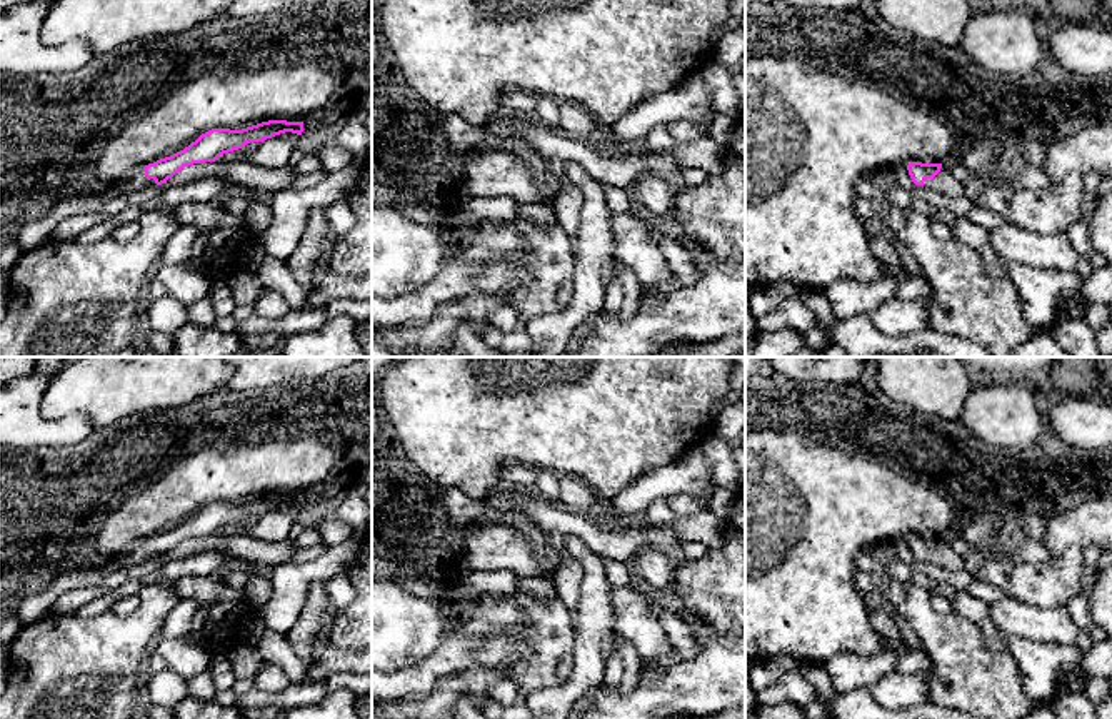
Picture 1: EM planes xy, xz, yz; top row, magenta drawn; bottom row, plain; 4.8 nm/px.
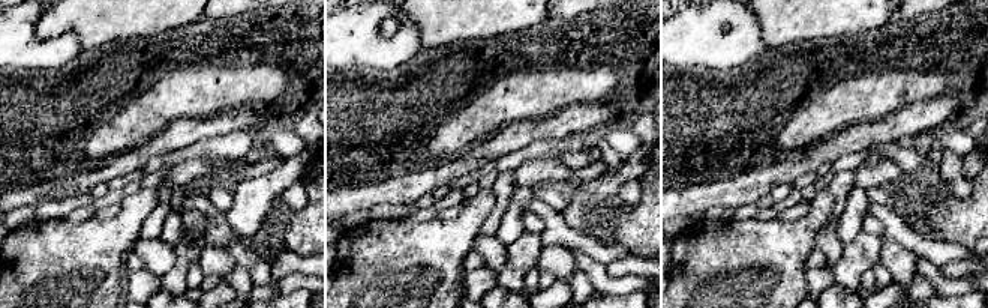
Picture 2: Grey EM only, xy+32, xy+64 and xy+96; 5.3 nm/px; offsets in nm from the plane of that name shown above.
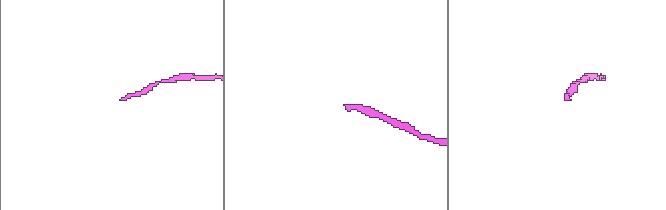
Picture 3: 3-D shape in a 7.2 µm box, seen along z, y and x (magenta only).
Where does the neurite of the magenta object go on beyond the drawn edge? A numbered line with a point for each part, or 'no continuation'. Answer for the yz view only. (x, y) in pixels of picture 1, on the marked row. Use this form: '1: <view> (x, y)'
1: yz (944, 182)

